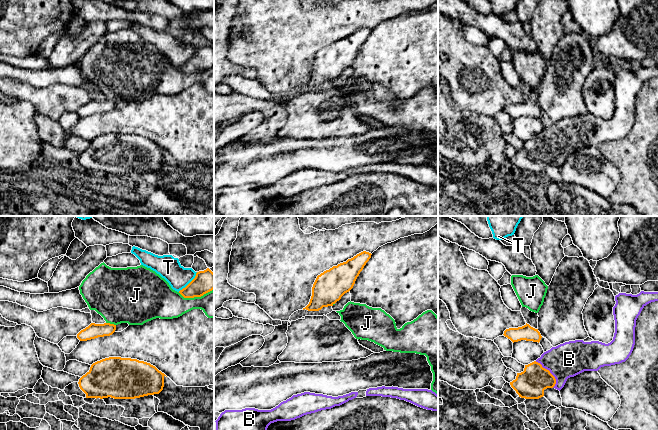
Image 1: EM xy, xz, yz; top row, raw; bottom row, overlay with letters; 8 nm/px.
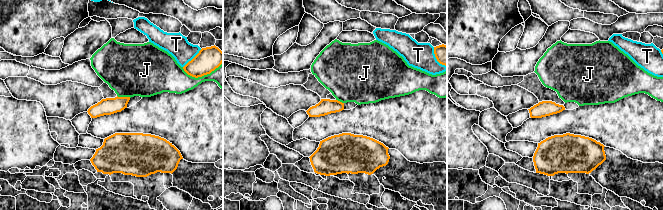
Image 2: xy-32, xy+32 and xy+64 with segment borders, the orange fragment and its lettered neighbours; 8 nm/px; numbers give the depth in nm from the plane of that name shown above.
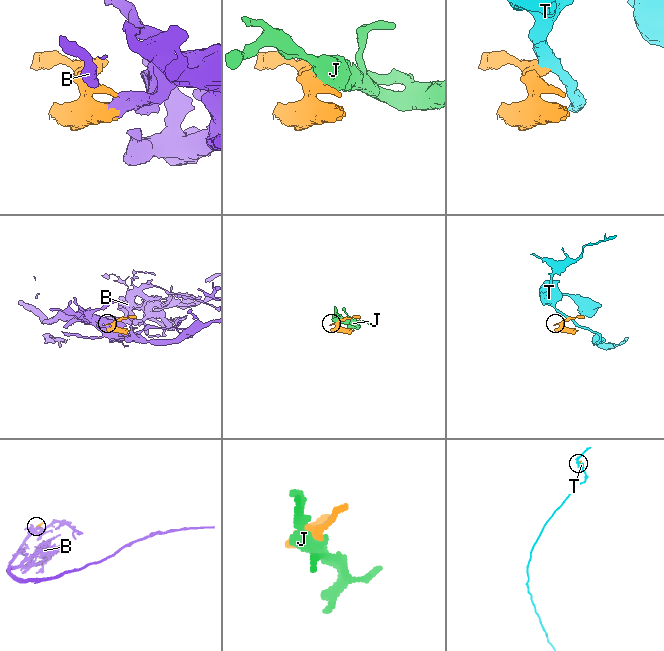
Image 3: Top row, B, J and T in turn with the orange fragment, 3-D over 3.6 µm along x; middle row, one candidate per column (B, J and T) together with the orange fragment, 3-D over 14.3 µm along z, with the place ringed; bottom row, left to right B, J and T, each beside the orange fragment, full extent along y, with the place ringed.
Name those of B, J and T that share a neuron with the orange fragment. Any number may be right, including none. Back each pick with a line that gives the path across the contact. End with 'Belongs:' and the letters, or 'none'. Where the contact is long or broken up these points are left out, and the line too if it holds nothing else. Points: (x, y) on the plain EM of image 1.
Belongs: B

